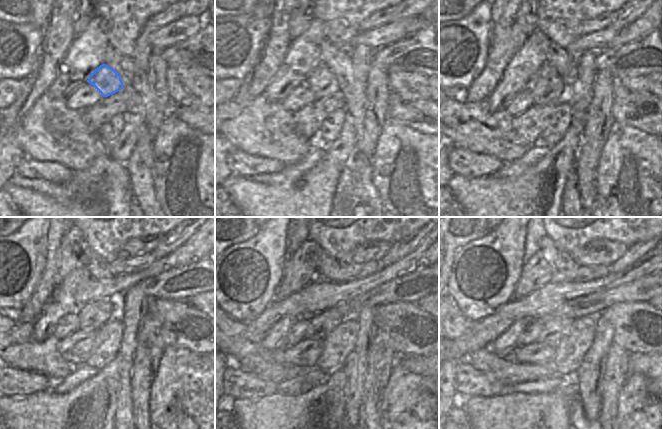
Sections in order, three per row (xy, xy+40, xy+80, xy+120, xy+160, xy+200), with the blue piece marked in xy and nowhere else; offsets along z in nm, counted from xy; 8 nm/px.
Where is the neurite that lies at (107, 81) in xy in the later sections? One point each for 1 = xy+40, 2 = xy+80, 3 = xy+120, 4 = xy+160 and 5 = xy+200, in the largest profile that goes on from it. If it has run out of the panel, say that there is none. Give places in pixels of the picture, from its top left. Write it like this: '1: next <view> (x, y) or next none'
1: next xy+40 (322, 82)
2: next xy+80 (547, 86)
3: next xy+120 (94, 314)
4: next xy+160 (302, 330)
5: next xy+200 (530, 334)

